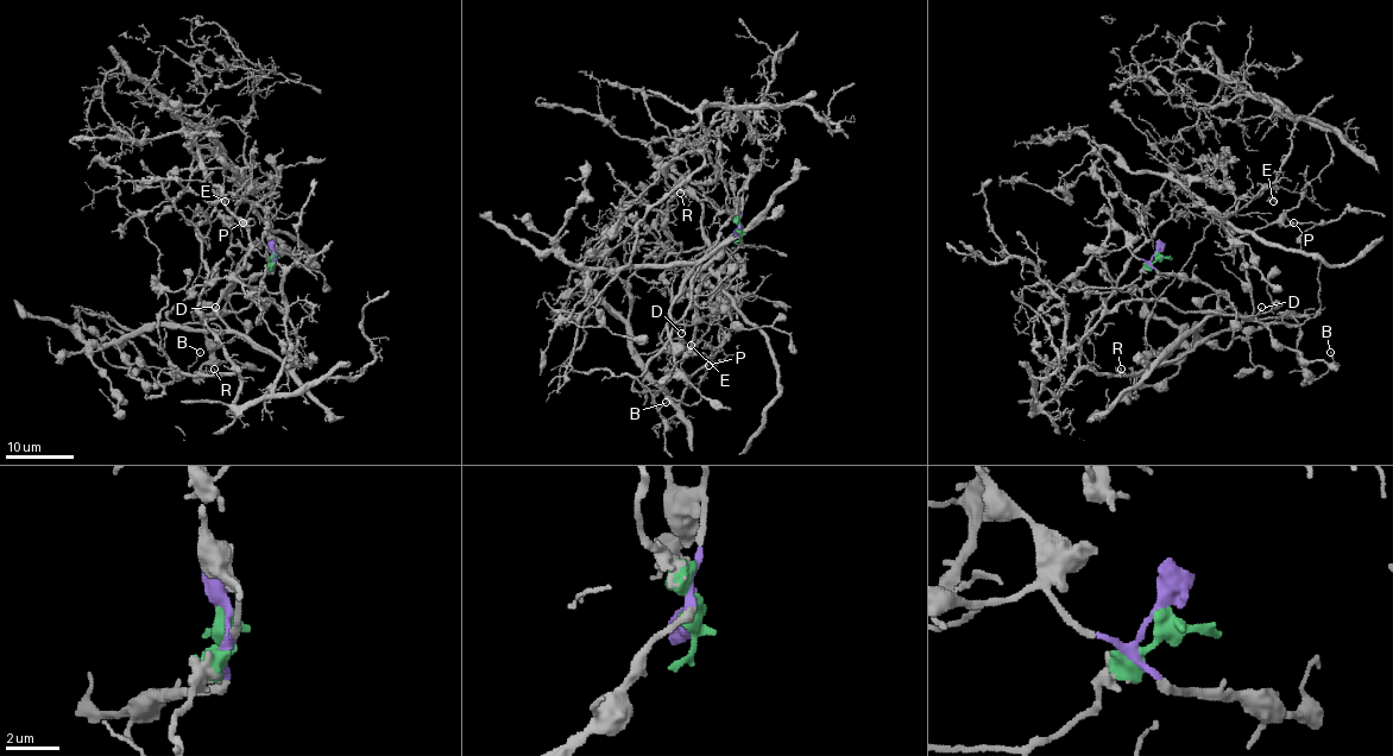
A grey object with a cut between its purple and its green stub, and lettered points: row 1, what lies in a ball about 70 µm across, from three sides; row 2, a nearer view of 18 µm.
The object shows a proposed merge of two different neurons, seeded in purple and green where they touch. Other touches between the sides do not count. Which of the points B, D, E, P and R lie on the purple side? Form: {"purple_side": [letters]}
{"purple_side": ["B", "D", "R"]}

